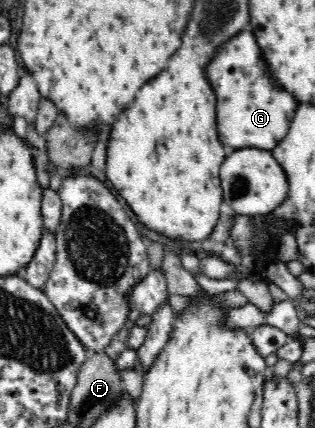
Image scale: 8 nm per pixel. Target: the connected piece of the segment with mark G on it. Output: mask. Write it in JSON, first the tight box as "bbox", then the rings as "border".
{"bbox":[205,30,295,148],"border":[[[241,30],[237,36],[221,42],[221,46],[215,46],[212,52],[213,58],[205,62],[205,76],[217,96],[217,130],[221,142],[233,148],[275,148],[289,130],[295,102],[271,80],[255,36],[249,30]]]}

